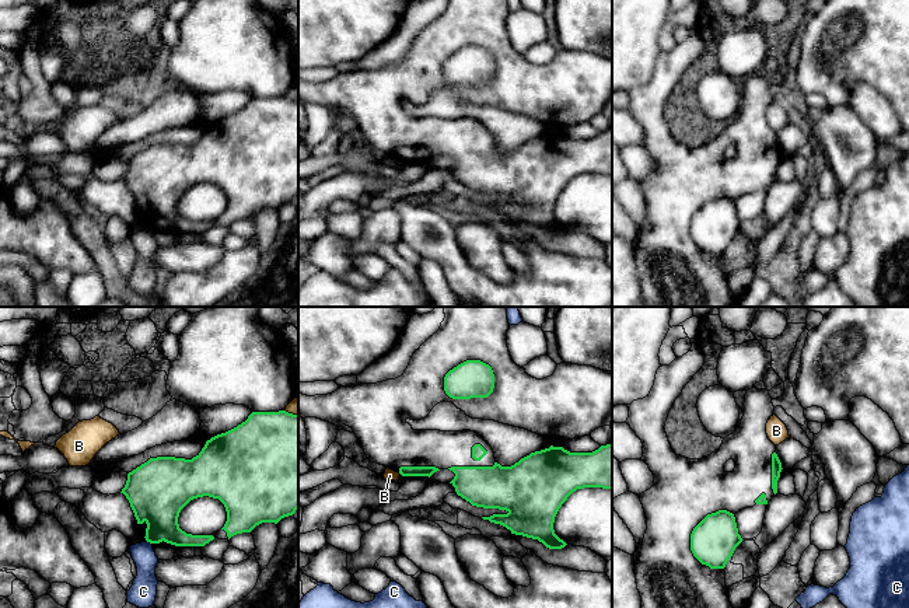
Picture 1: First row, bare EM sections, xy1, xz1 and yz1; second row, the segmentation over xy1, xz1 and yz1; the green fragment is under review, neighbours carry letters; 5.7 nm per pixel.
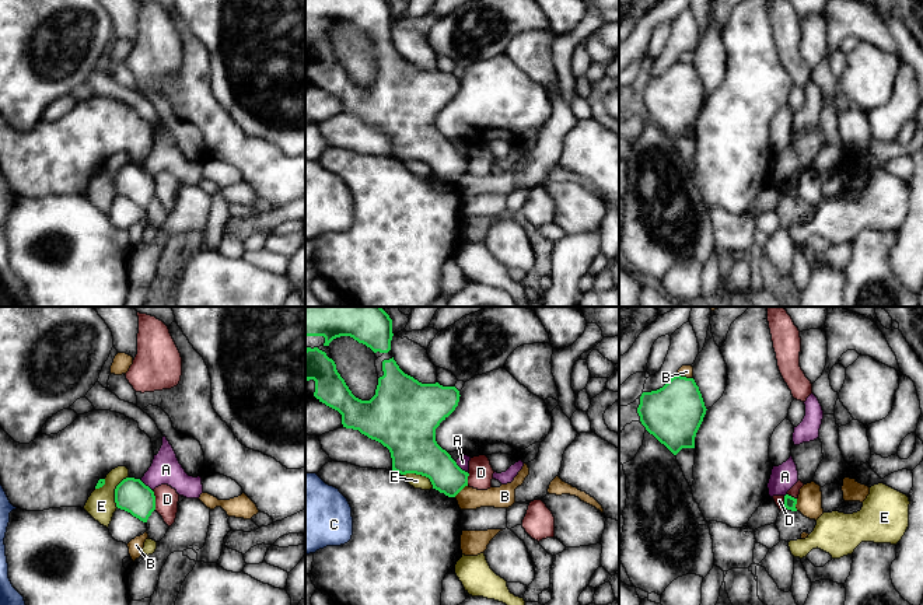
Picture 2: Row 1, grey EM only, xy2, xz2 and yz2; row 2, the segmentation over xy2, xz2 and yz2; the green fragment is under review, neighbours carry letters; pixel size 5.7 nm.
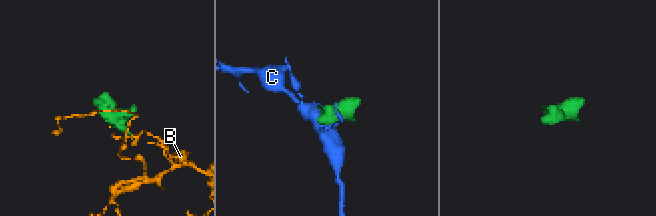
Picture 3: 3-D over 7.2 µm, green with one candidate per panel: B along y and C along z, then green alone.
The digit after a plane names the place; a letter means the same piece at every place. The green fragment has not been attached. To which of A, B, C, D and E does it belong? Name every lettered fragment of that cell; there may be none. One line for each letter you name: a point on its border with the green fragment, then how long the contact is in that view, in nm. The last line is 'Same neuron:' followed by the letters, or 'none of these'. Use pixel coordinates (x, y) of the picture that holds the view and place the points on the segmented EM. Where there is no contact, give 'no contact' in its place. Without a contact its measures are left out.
Same neuron: none of these

